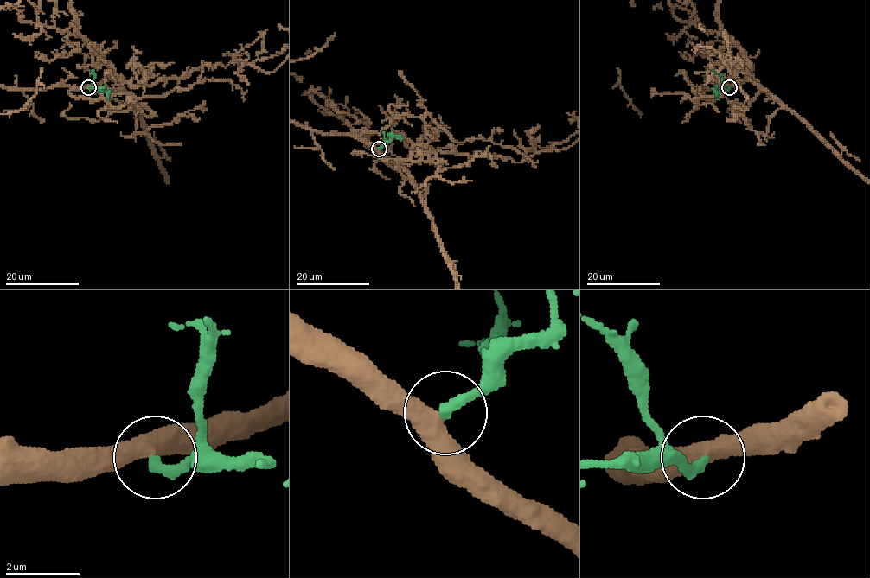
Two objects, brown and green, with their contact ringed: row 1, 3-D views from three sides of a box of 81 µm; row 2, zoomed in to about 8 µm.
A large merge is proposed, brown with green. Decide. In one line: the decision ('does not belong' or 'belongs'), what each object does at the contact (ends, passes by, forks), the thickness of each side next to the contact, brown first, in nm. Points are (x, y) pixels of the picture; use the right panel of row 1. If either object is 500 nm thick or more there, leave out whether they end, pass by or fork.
belongs; brown passes by; green ends; calibres 440 and 320 nm

